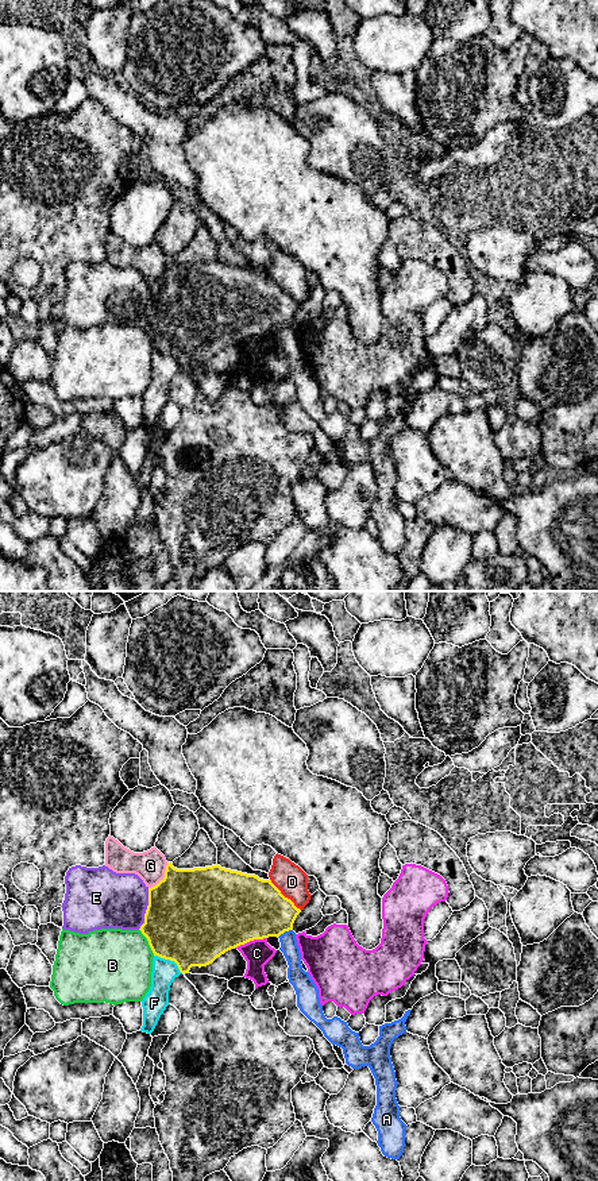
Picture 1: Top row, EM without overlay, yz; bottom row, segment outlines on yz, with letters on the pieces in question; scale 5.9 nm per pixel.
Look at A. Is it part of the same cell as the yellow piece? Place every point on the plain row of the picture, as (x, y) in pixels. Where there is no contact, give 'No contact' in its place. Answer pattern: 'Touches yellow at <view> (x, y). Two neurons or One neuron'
Touches yellow at yz (285, 325). Two neurons

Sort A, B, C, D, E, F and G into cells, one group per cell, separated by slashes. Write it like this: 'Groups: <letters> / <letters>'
Groups: A / B / C / D / E / F / G

